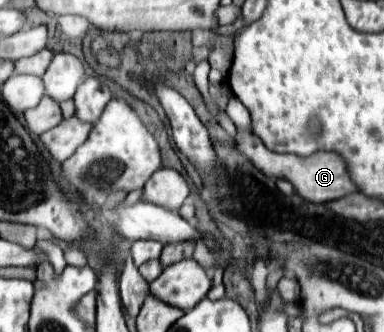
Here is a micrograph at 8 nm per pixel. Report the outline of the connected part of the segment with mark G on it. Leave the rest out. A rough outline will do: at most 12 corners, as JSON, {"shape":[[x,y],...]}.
{"shape":[[237,129],[235,149],[297,195],[327,203],[357,191],[337,153],[273,153]]}

